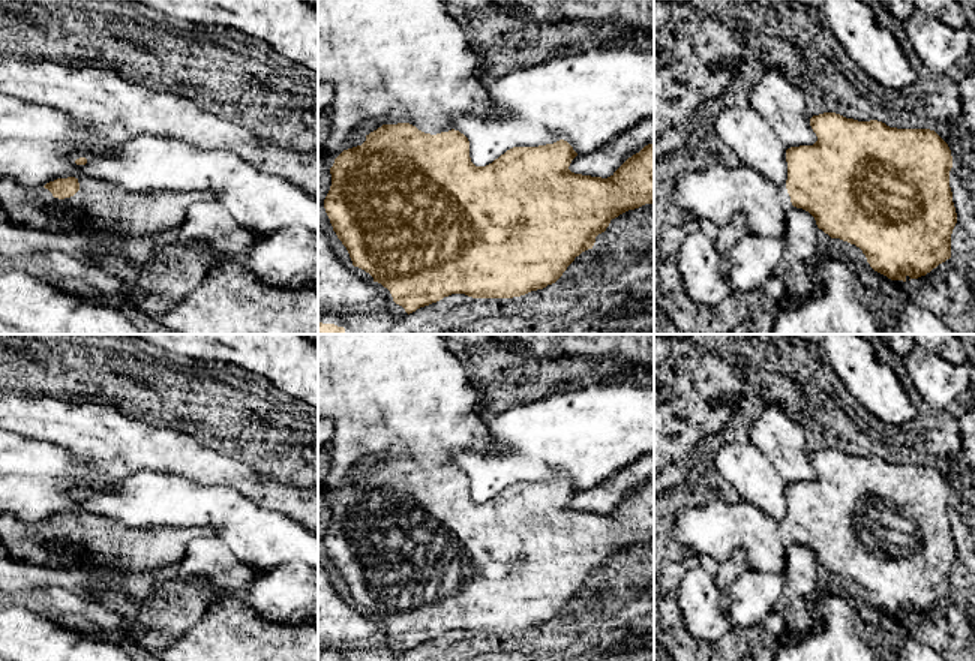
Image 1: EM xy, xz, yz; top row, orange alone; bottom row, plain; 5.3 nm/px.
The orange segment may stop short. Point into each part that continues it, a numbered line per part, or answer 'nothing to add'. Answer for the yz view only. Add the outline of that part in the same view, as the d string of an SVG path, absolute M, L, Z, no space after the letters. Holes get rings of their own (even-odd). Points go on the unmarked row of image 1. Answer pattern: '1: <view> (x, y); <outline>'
1: yz (717, 529); M714 499L699 507L687 508L676 516L674 525L674 538L694 550L704 553L718 564L728 561L736 550L746 550L750 568L783 574L786 564L786 550L794 544L786 519L776 522L758 507L744 501L726 502Z

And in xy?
1: xy (101, 543); M9 513L0 514L0 543L14 559L51 567L106 570L108 573L132 574L146 571L166 571L180 564L188 544L196 537L216 537L216 529L208 528L130 528L117 519L98 513L78 514L80 526L64 535L54 534L45 523L26 523ZM54 543L70 543L74 552L58 552Z

